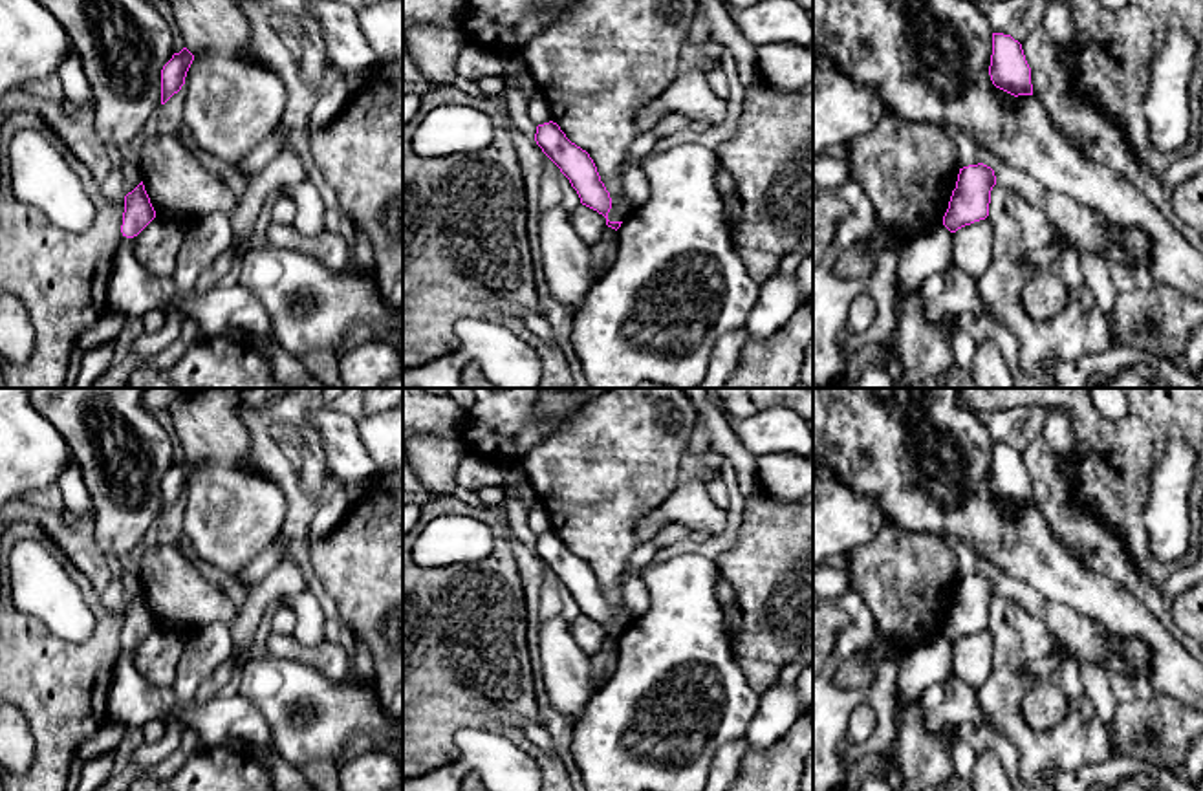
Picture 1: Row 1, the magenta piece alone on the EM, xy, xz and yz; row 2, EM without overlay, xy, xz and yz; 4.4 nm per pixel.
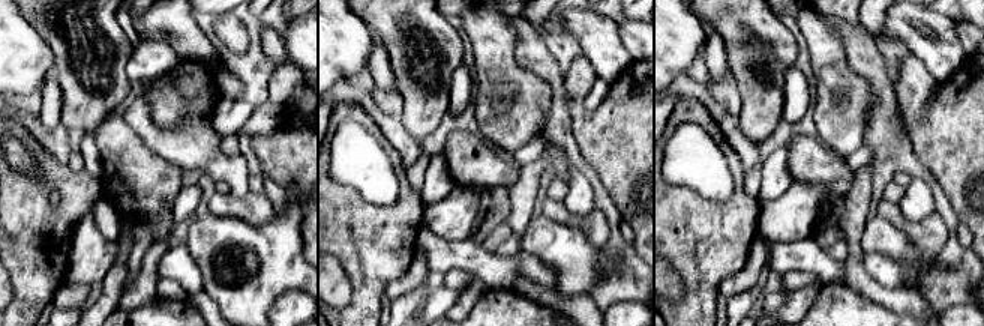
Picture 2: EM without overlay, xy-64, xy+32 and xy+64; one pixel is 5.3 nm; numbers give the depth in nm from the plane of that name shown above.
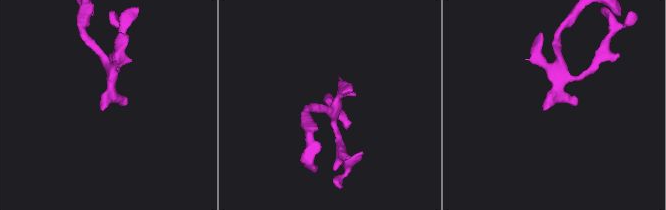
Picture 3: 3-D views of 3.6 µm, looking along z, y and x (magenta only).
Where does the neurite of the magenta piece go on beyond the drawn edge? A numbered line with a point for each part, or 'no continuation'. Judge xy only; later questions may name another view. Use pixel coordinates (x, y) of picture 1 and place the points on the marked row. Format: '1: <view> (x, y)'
1: xy (132, 290)

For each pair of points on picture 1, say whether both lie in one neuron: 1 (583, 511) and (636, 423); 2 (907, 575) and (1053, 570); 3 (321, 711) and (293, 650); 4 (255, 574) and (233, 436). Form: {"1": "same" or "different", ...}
{"1": "same", "2": "different", "3": "different", "4": "different"}

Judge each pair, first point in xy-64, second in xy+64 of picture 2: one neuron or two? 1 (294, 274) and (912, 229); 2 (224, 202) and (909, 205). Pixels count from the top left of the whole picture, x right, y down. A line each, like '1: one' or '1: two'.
1: two
2: two

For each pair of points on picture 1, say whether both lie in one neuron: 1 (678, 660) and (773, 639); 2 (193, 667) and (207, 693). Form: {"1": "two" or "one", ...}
{"1": "two", "2": "two"}

